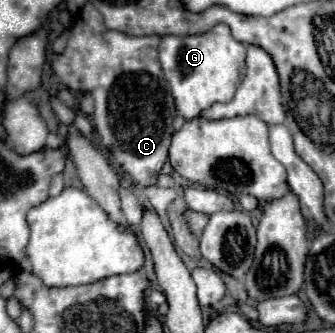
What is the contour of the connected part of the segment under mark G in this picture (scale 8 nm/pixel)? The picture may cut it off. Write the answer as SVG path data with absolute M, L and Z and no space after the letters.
M218 24L212 30L208 30L204 34L194 34L194 36L164 36L158 50L160 50L160 64L166 74L166 82L170 84L170 92L174 96L176 114L182 116L184 120L196 118L202 110L210 108L214 102L230 102L234 98L234 92L236 92L242 72L244 72L246 44L232 38L230 26Z

